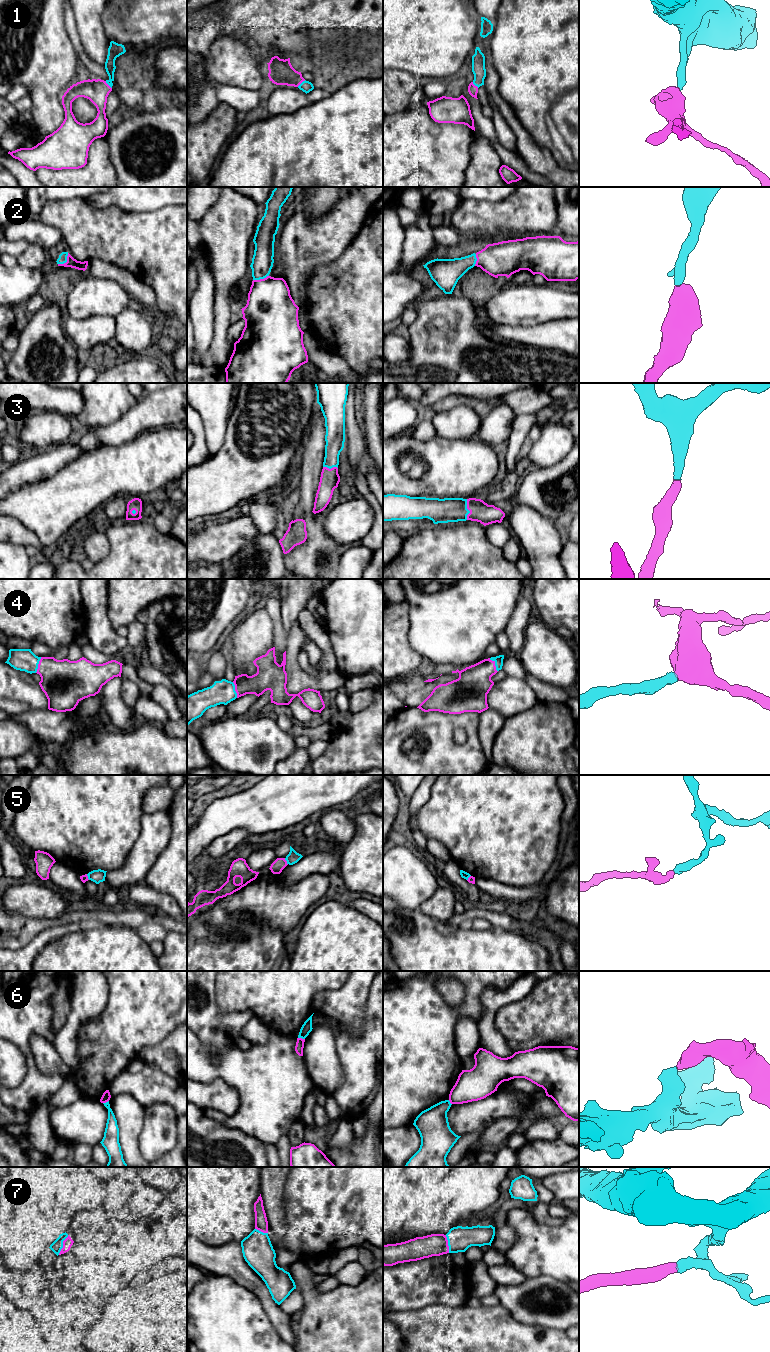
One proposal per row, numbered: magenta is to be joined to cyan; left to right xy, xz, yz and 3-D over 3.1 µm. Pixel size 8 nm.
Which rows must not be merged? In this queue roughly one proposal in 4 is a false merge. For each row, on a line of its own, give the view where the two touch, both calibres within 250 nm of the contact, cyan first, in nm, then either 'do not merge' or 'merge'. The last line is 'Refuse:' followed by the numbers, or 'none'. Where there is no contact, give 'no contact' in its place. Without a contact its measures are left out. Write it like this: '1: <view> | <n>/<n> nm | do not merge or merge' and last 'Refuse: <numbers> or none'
1: xz | 90/200 nm | merge
2: xy | 70/80 nm | merge
3: yz | 190/160 nm | merge
4: yz | 70/280 nm | merge
5: xz | 100/100 nm | do not merge
6: xz | 90/70 nm | do not merge
7: xy | 90/80 nm | merge
Refuse: 5, 6

